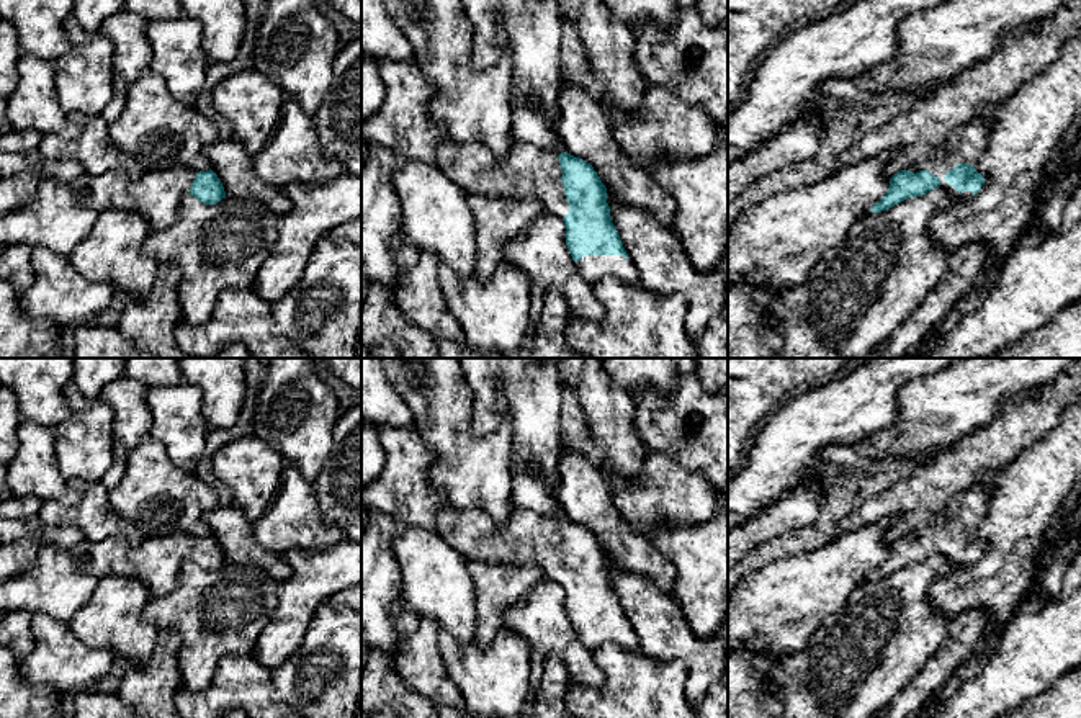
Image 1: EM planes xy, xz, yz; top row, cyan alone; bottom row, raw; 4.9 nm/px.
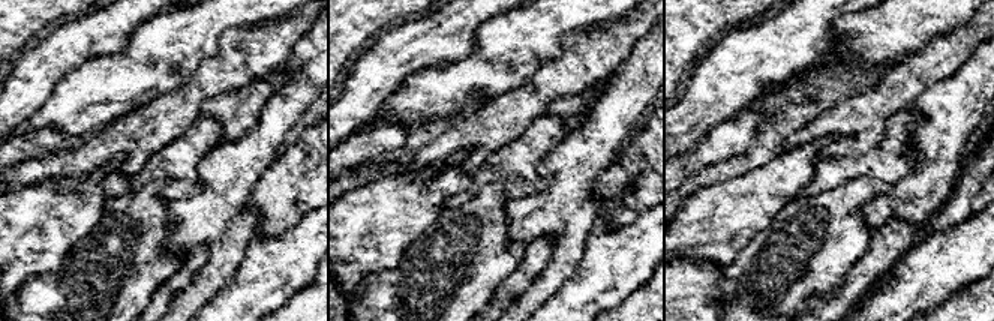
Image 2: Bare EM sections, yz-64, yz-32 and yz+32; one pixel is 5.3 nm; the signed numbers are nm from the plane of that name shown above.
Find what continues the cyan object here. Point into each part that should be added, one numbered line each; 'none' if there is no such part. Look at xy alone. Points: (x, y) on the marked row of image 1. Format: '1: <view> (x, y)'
1: xy (156, 195)

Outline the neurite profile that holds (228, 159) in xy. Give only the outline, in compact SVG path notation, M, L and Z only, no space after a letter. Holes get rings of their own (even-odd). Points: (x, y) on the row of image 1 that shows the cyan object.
M218 139L203 150L209 168L221 180L226 196L263 203L278 218L291 208L291 200L276 186L267 185L253 168L253 155L237 139Z

